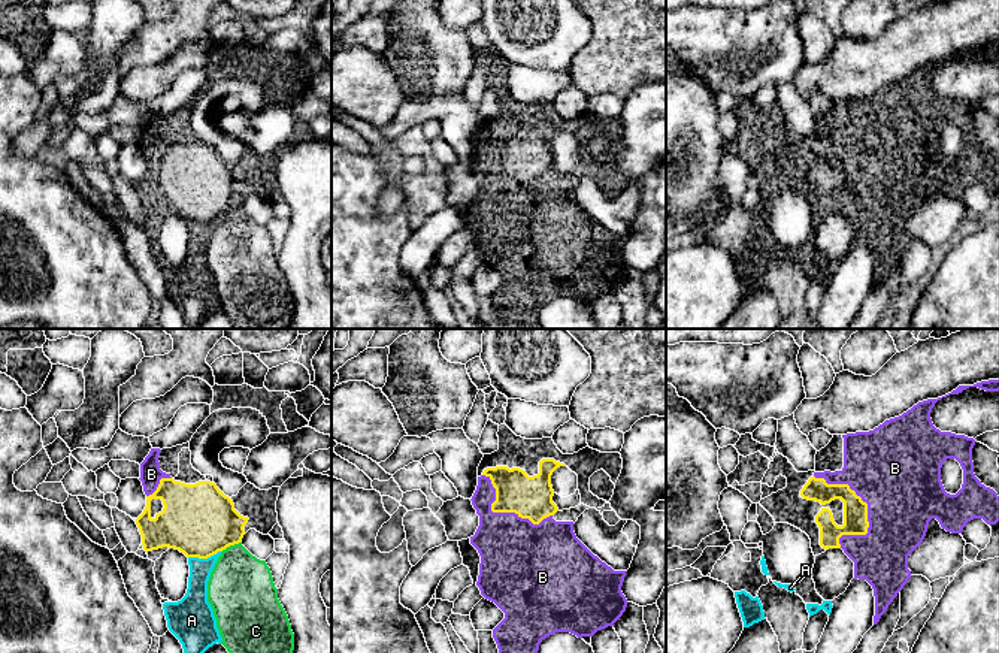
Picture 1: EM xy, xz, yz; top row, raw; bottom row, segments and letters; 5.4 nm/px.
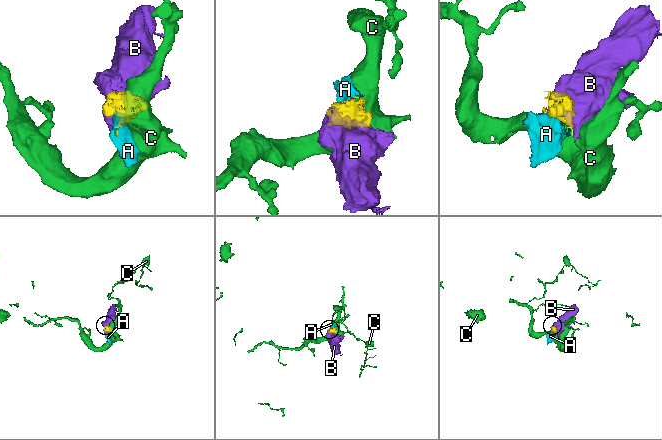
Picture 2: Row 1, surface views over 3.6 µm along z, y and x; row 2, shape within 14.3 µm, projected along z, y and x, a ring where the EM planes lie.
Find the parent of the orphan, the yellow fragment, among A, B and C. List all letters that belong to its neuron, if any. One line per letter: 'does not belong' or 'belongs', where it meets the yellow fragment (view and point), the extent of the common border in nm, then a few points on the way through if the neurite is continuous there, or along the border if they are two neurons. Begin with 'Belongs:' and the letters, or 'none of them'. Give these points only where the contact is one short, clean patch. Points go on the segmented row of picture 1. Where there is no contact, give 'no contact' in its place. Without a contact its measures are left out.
Belongs: A, B
A: belongs | xy (203, 558) | 180 nm | across xy (199, 520), (203, 558), (194, 602)
B: belongs | yz (854, 493) | 420 nm
C: does not belong | xy (230, 544) | 130 nm | along xy (241, 541), (227, 546), (221, 552)

